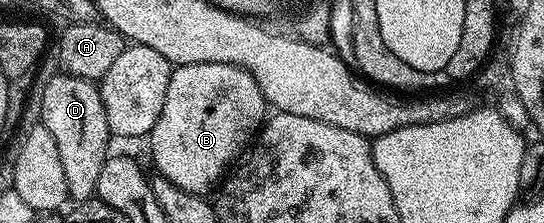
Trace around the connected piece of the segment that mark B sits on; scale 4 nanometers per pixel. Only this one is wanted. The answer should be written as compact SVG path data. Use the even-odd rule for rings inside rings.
M223 62L180 64L171 72L165 105L162 106L157 124L147 137L151 157L157 167L156 172L165 176L171 184L185 189L186 192L206 194L207 190L212 186L213 189L222 180L234 164L233 159L240 150L241 153L248 146L266 117L267 106L264 95L256 79L243 67L235 67L231 63Z

